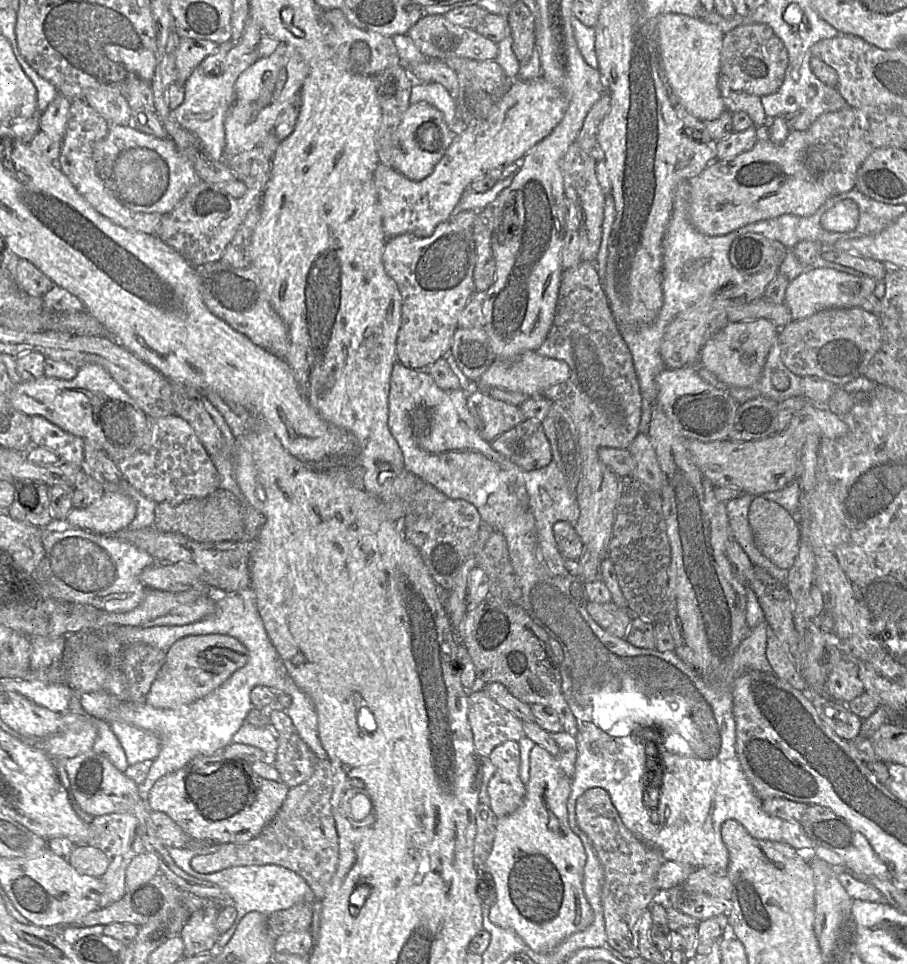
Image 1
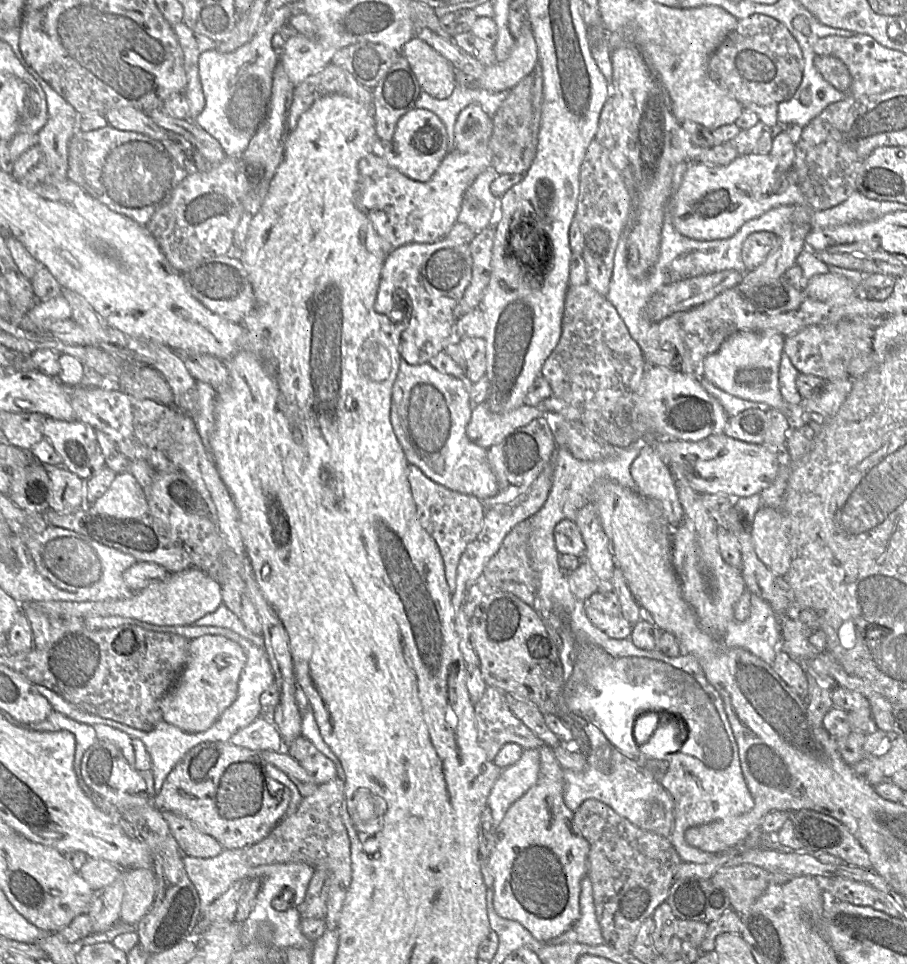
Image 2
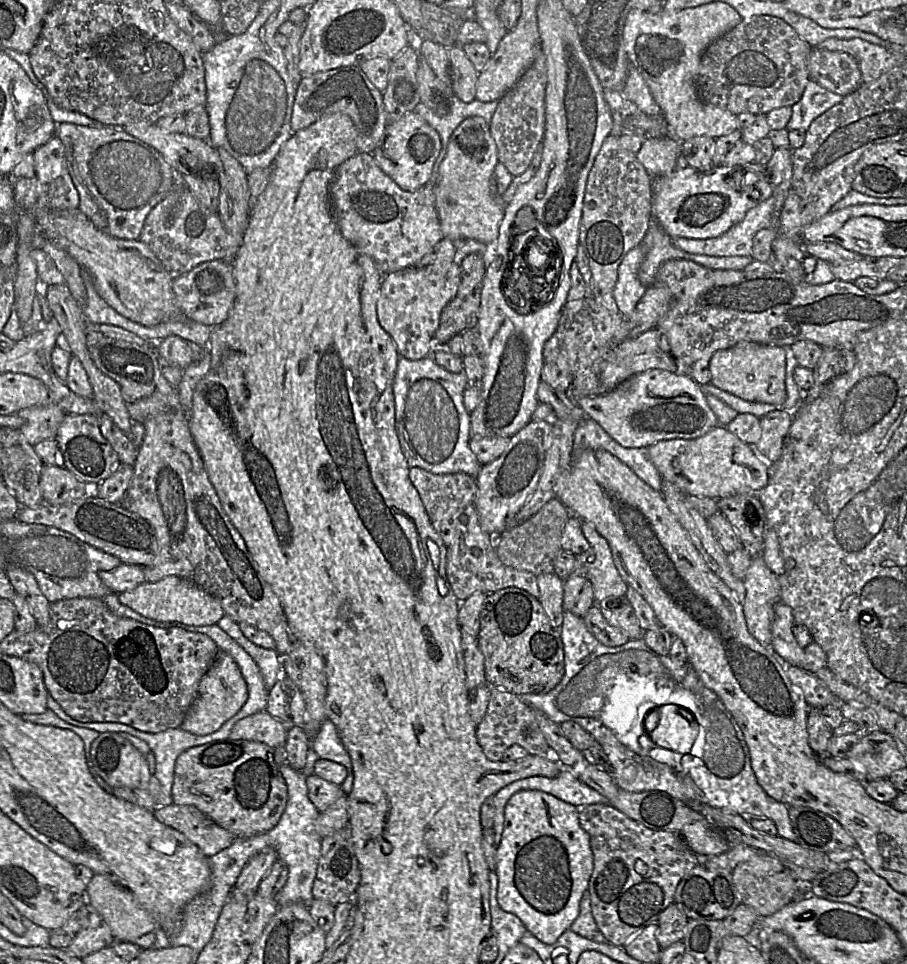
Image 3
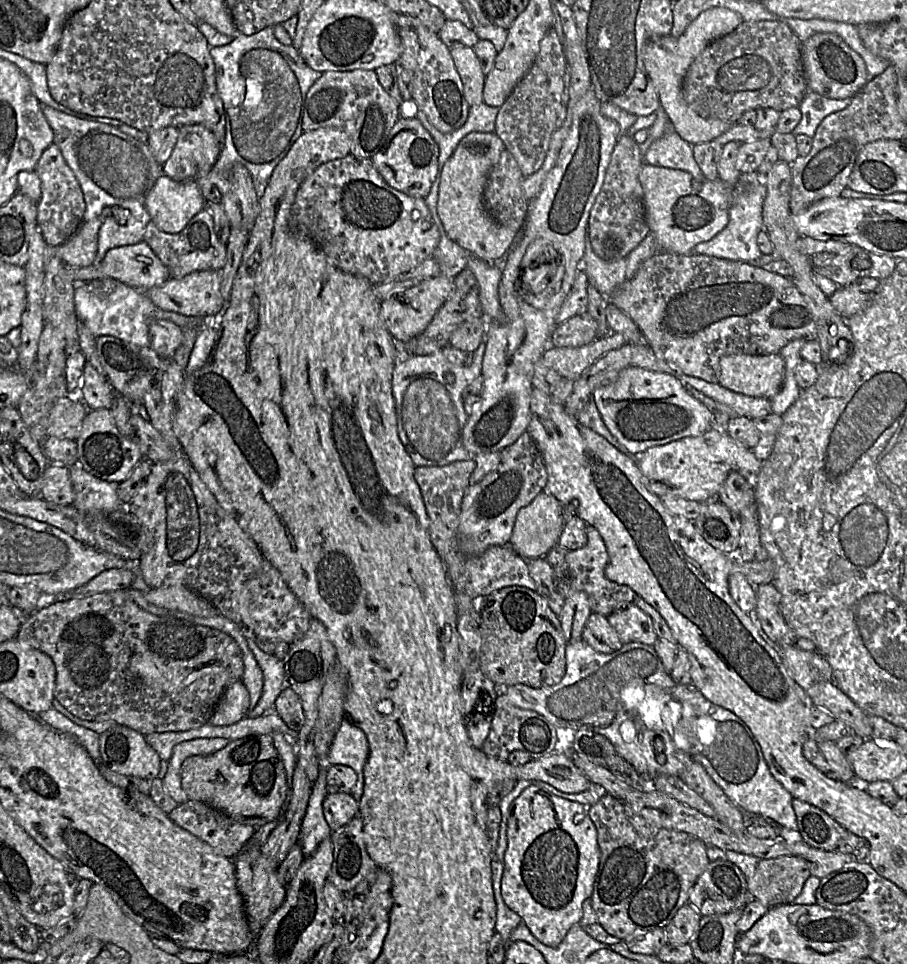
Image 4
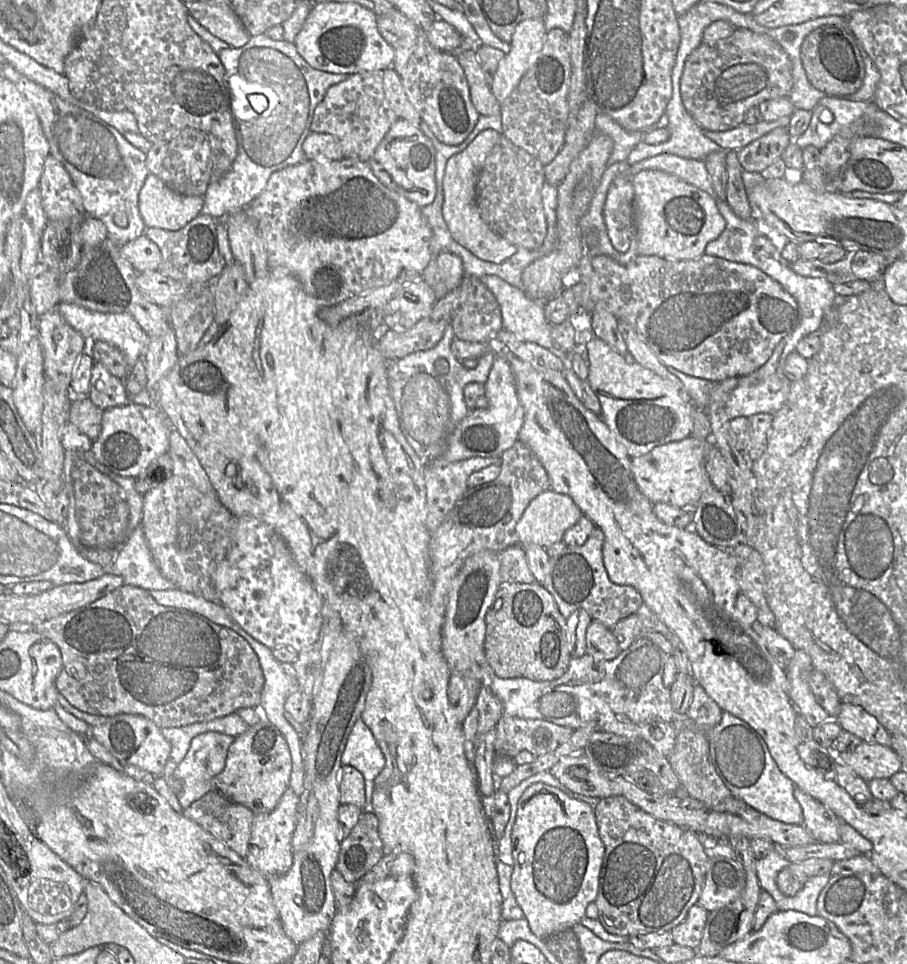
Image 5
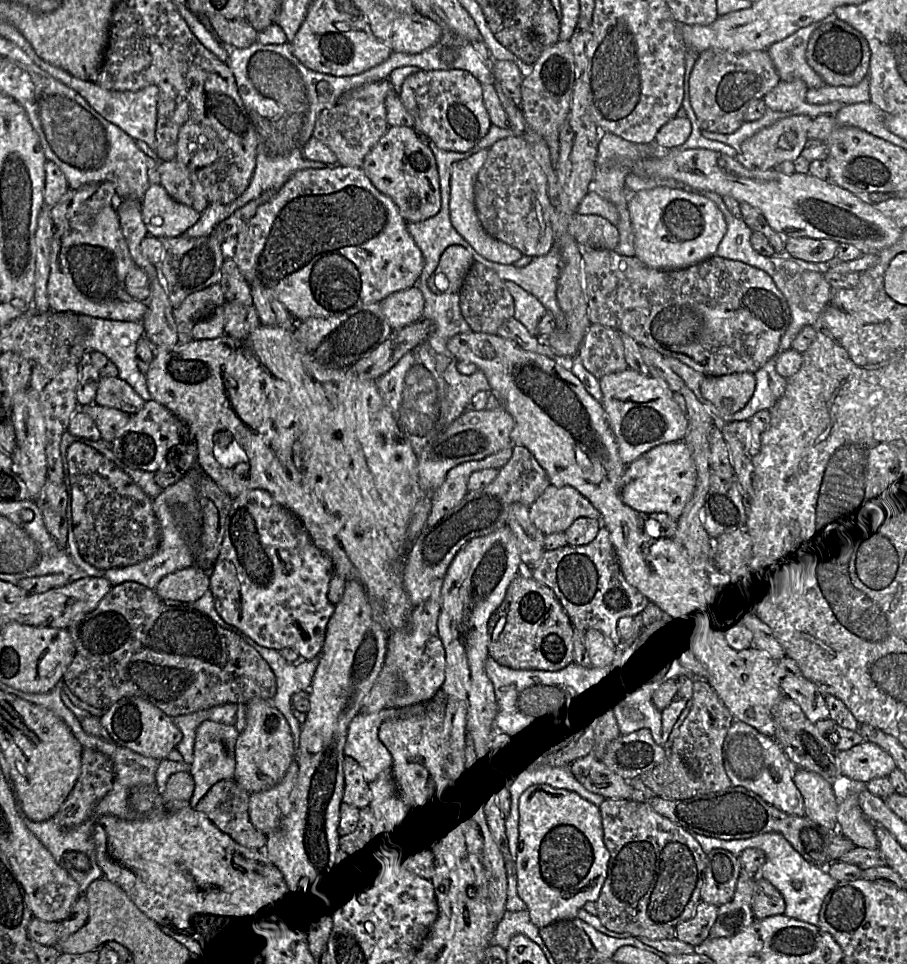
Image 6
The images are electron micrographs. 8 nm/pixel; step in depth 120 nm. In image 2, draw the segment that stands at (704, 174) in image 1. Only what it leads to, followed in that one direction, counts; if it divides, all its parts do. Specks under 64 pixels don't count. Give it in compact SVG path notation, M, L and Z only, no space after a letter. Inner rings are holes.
M769 154L739 155L726 166L689 164L681 185L670 198L674 228L682 235L699 241L732 237L747 221L778 206L803 204L793 167L782 169Z

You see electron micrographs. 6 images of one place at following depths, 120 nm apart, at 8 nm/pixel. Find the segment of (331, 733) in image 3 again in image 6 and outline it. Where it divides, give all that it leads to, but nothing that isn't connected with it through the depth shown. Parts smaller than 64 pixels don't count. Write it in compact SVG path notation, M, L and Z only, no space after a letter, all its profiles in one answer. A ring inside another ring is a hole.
M410 705L405 707L389 707L376 713L358 713L348 728L347 740L344 747L345 757L354 759L360 766L363 777L369 788L377 779L388 779L392 775L392 757L379 740L378 730L380 725L389 720L413 717L423 712L422 705Z

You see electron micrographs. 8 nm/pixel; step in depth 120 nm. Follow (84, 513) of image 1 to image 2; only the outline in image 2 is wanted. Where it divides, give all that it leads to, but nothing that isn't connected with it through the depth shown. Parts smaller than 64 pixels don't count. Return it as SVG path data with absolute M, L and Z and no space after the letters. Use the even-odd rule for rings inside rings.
M131 472L118 474L108 490L86 507L93 514L108 515L116 519L148 515L144 491Z

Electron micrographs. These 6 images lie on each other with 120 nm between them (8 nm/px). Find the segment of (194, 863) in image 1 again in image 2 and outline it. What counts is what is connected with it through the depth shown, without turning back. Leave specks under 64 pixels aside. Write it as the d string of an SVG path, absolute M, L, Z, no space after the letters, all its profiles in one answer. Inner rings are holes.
M337 776L318 785L316 791L300 802L297 810L284 816L261 841L242 848L251 867L274 863L303 862L325 868L329 877L326 927L336 930L347 889L351 882L350 839L341 819L344 782Z

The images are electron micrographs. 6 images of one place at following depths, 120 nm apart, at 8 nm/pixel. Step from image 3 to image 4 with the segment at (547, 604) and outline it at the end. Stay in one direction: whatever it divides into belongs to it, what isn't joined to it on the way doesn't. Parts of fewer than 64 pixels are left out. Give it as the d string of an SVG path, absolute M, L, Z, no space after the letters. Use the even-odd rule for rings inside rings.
M545 557L528 560L529 573L537 585L540 594L551 610L559 617L564 607L564 598L554 584L554 569Z

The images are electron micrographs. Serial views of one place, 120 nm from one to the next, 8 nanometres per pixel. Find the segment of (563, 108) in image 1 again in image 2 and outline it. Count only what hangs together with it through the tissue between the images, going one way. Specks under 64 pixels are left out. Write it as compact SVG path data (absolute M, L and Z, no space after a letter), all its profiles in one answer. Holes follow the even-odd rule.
M490 141L470 152L462 153L453 149L445 155L438 168L427 182L412 180L391 167L378 153L372 152L358 162L360 208L366 213L381 239L382 249L389 254L398 247L411 243L434 243L445 238L457 222L466 189L489 166L492 165Z

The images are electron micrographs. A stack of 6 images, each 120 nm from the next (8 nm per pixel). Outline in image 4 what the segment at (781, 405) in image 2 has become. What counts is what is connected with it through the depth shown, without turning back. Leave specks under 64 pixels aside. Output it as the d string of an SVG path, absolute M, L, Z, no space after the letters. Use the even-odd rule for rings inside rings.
M779 353L769 355L727 355L720 360L718 384L733 392L771 399L784 382L784 360Z

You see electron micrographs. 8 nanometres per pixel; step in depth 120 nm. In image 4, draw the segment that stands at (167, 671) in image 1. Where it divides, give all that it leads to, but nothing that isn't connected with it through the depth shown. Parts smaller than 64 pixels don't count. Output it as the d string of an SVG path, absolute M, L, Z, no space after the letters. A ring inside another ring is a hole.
M242 680L230 684L220 698L208 723L225 726L247 717L249 708L249 690Z

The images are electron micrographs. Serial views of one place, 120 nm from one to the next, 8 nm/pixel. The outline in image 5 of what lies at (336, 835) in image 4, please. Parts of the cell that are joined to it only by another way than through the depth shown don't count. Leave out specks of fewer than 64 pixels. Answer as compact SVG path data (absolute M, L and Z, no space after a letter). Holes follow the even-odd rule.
M365 809L350 834L340 842L335 869L346 881L357 883L383 855L377 816L372 810Z

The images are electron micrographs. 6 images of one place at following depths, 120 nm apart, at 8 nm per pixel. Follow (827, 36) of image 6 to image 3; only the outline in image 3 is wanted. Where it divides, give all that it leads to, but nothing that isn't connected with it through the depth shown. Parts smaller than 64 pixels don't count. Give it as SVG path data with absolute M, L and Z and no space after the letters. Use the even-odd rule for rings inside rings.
M812 48L808 59L810 79L845 97L863 82L858 62L848 53Z

